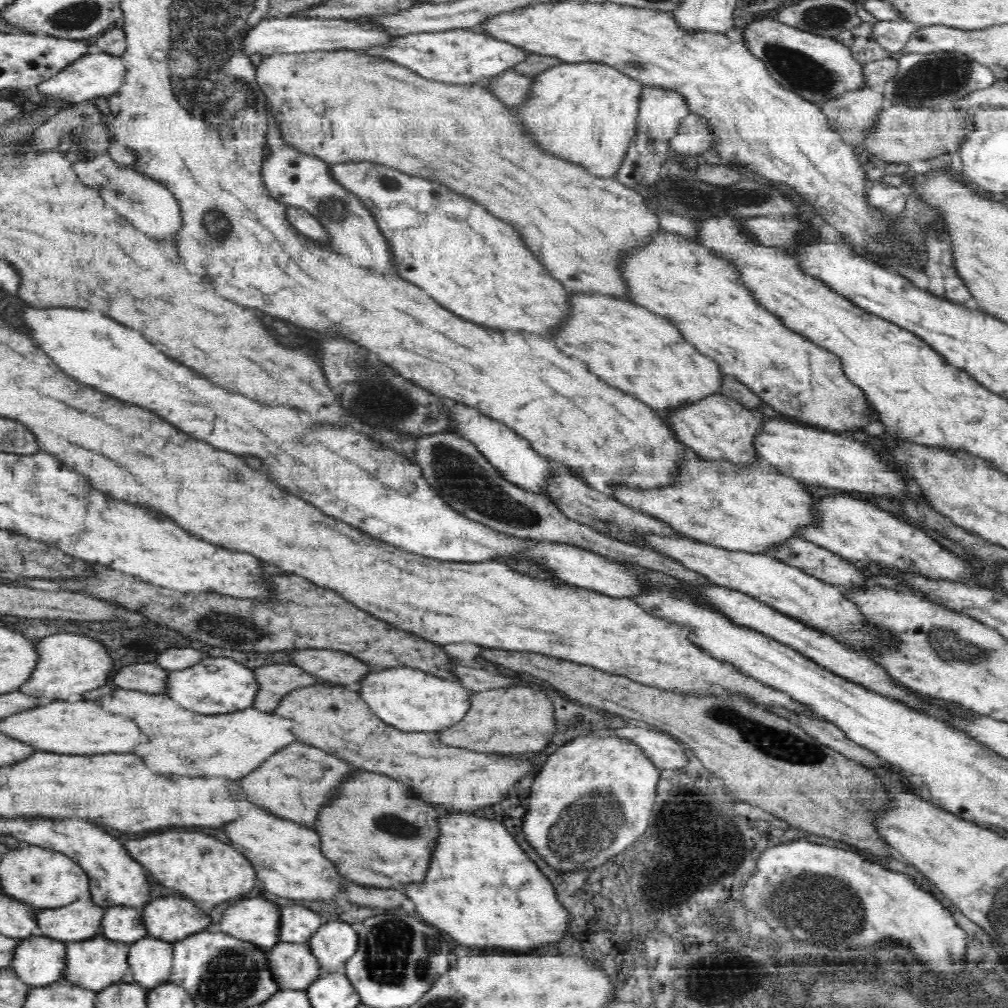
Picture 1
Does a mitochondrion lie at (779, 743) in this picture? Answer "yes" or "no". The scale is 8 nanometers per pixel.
yes

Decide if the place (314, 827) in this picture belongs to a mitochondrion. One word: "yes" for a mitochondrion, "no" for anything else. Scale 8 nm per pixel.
no

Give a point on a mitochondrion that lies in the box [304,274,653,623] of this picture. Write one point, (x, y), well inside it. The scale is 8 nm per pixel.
(461, 478)

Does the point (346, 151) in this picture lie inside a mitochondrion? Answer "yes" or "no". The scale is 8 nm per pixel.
no

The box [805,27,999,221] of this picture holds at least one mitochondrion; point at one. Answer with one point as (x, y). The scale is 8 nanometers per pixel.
(930, 78)

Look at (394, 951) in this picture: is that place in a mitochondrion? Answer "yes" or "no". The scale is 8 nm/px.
yes

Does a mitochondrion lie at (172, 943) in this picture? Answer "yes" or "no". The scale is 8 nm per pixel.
no

